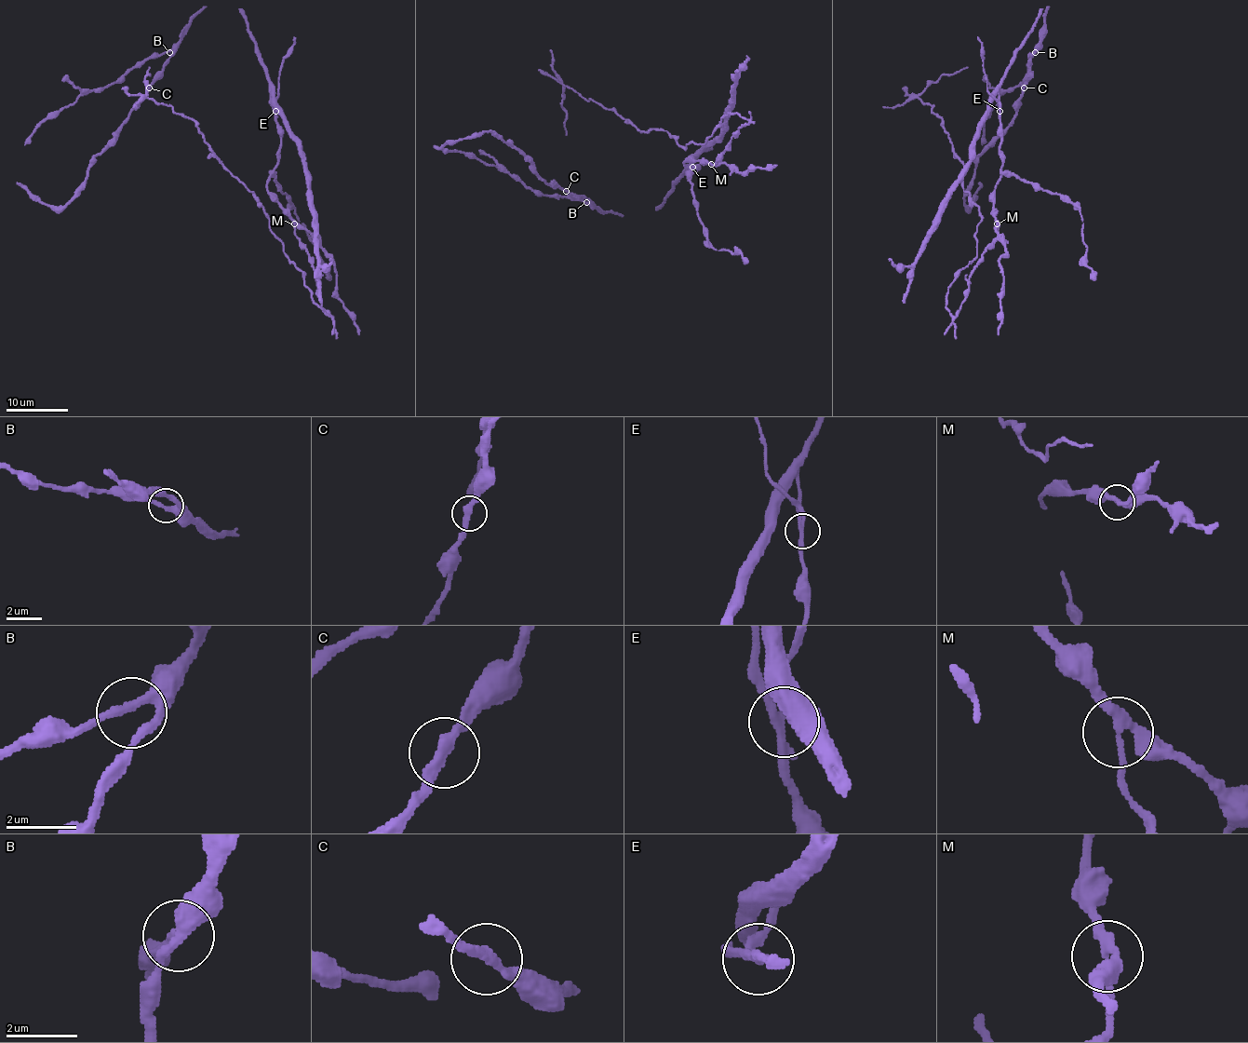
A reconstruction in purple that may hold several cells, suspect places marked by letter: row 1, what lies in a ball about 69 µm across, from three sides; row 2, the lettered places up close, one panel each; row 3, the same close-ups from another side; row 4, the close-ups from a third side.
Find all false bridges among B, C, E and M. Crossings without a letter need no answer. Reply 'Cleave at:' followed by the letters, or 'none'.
Cleave at: E, M

